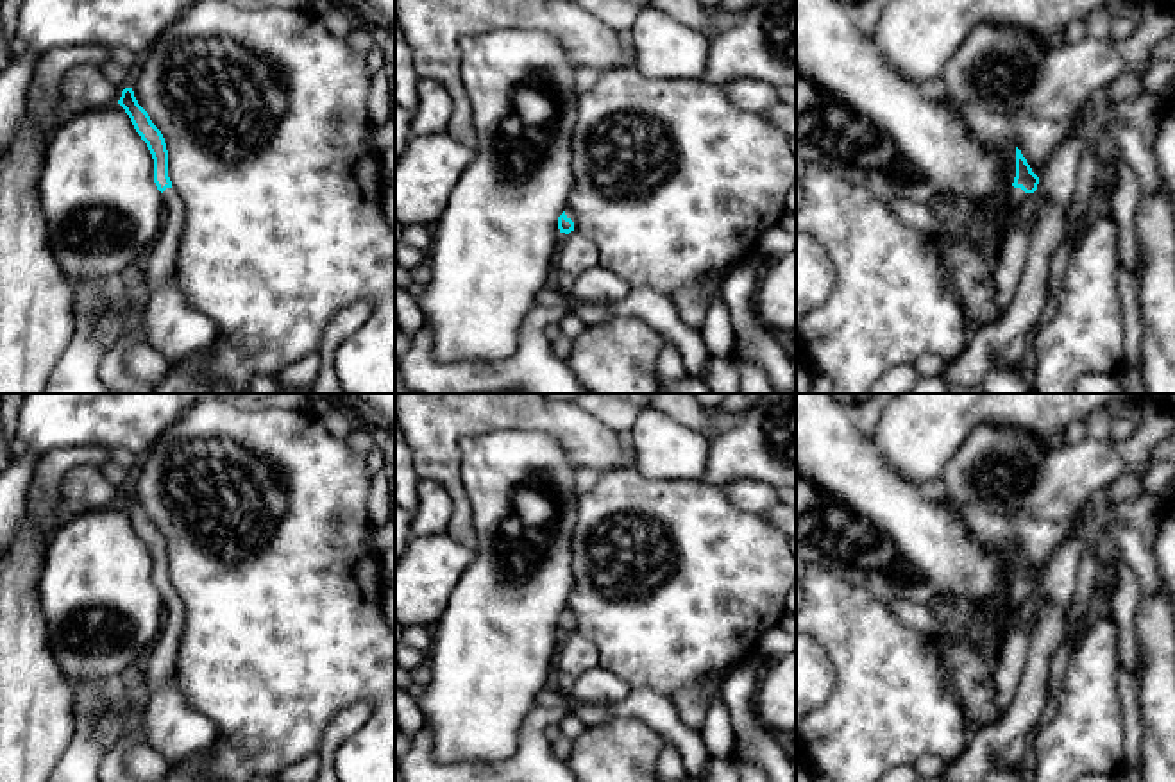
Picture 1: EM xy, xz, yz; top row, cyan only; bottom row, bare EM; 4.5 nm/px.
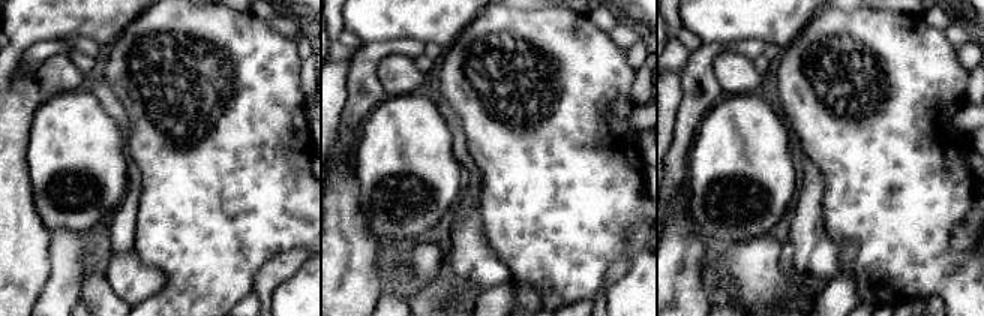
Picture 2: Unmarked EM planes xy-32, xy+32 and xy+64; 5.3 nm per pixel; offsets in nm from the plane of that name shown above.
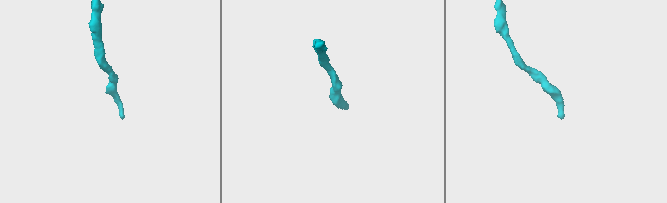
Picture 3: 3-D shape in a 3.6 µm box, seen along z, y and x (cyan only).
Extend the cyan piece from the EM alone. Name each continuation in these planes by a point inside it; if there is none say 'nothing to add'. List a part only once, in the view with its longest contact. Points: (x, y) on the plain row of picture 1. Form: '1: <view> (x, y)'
1: yz (1013, 657)

